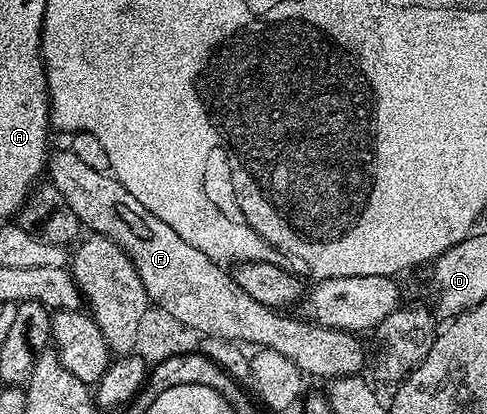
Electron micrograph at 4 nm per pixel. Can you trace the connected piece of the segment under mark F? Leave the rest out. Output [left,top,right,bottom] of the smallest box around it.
[46,149,366,381]

